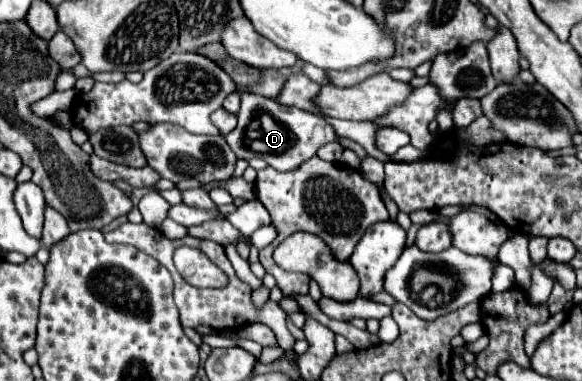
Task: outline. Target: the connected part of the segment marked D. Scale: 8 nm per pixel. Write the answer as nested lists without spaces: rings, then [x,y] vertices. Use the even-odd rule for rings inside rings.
[[[241,93],[241,111],[237,117],[239,123],[235,131],[225,135],[237,159],[249,161],[253,157],[259,157],[267,161],[267,165],[275,167],[277,171],[291,171],[299,167],[303,161],[311,159],[321,145],[327,143],[327,137],[335,135],[333,127],[329,127],[323,119],[303,109],[279,105],[273,99],[253,95],[253,93]]]

